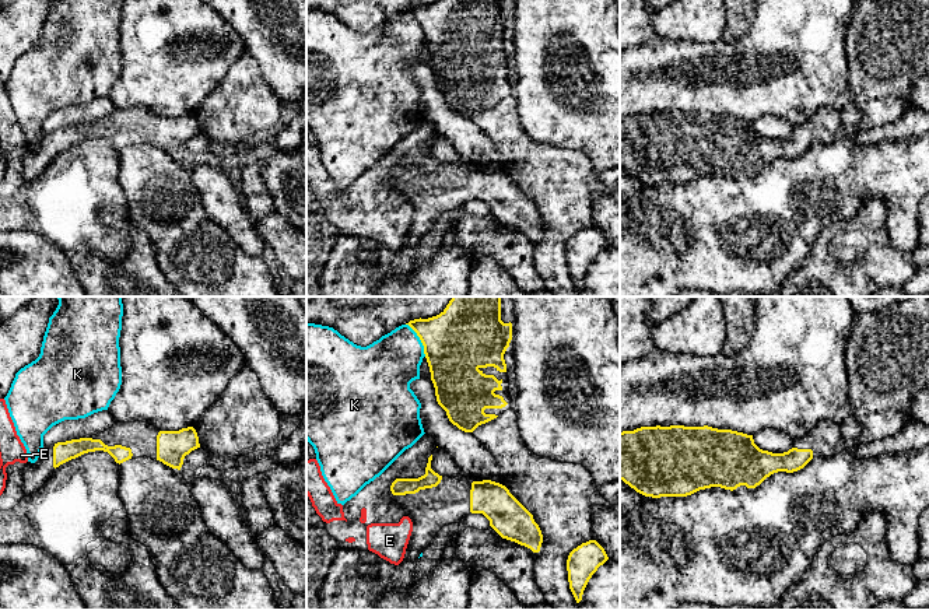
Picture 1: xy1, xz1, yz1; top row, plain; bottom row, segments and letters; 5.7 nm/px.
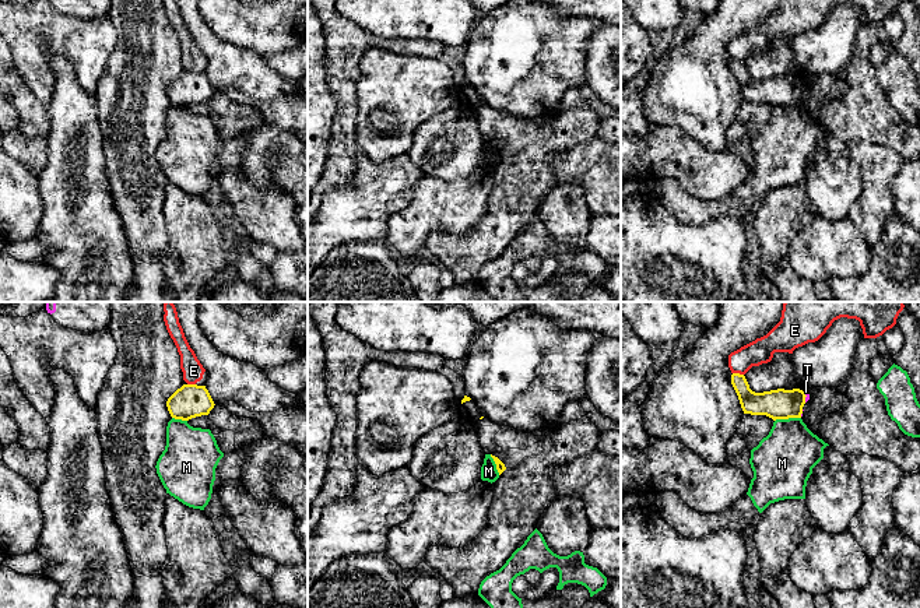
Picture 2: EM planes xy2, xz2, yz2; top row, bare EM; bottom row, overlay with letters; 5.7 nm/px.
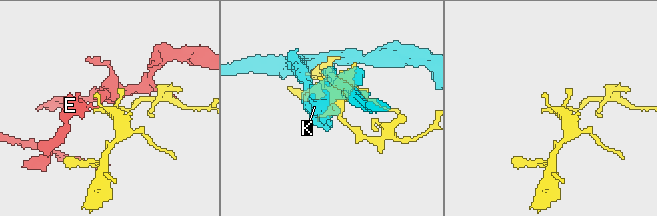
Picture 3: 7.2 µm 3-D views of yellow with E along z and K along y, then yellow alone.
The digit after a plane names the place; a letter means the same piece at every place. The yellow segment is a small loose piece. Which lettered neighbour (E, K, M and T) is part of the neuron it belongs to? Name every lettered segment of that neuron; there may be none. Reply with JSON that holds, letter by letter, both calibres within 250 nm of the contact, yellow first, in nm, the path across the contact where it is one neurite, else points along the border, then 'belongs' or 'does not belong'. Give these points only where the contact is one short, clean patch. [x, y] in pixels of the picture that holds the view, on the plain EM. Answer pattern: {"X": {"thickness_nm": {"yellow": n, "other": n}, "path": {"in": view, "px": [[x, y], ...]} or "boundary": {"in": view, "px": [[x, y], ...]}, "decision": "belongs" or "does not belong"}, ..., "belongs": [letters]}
{"E": {"thickness_nm": {"yellow": 140, "other": 140}, "boundary": {"in": "yz2", "px": [[733, 59], [743, 62]]}, "decision": "does not belong"}, "K": {"thickness_nm": {"yellow": 360, "other": 320}, "decision": "does not belong"}, "M": {"thickness_nm": {"yellow": 180, "other": 340}, "boundary": {"in": "yz2", "px": [[800, 104], [778, 105], [775, 108]]}, "decision": "does not belong"}, "T": {"thickness_nm": {"yellow": 180, "other": 20}, "boundary": {"in": "yz2", "px": [[803, 78], [806, 88]]}, "decision": "does not belong"}, "belongs": []}

